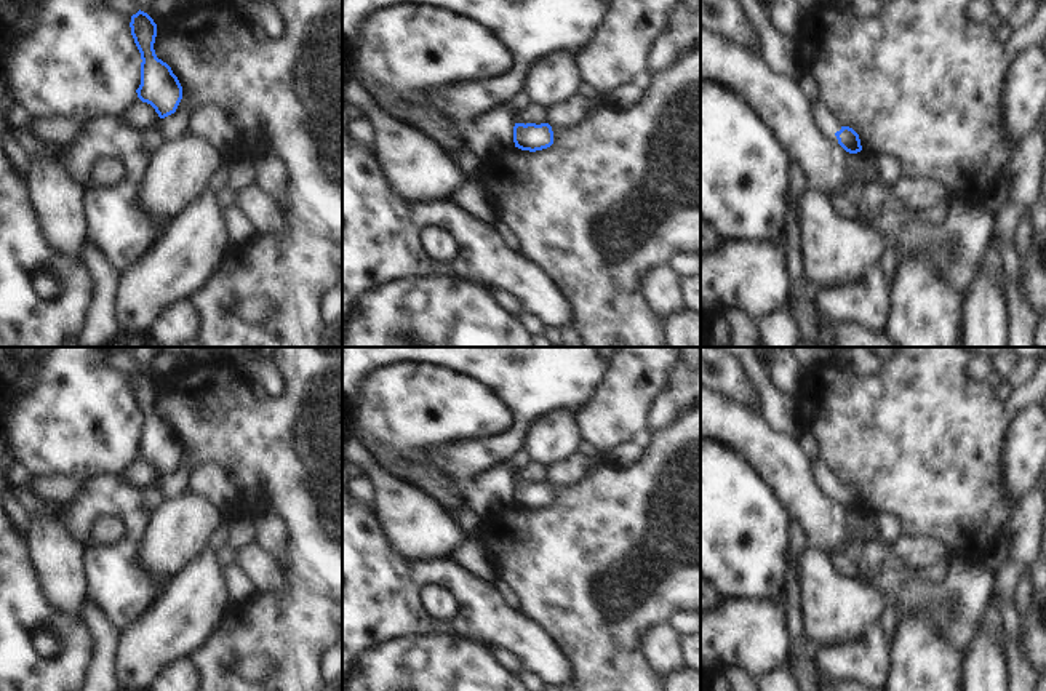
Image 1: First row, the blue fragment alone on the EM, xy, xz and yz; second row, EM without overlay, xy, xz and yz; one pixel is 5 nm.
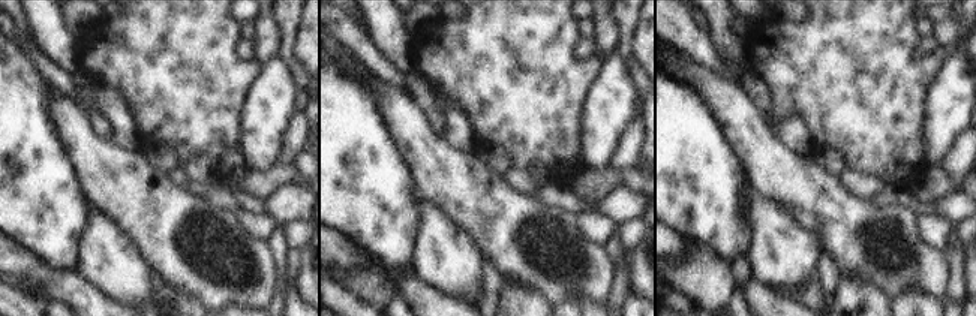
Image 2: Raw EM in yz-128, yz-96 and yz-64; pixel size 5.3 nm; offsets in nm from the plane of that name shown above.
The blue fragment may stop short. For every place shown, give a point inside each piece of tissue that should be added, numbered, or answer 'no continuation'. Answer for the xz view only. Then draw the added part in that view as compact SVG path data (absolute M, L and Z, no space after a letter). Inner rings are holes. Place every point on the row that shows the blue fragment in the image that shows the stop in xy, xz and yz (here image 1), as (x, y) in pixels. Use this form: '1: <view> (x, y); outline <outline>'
no continuation

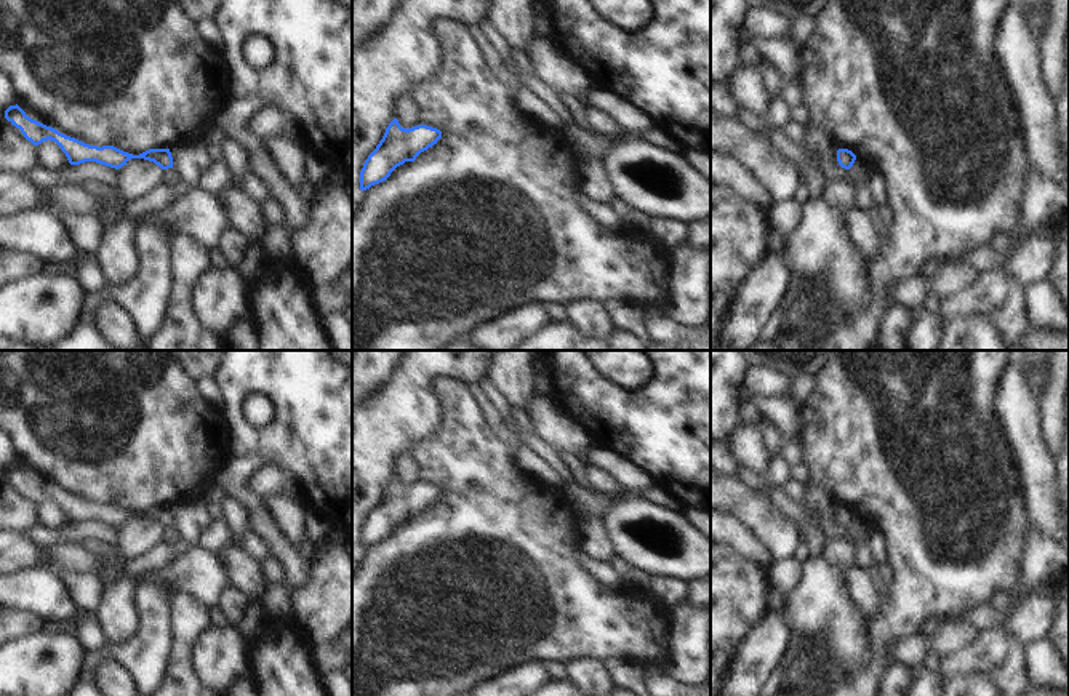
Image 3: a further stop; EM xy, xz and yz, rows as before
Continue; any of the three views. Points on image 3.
1: xy (189, 162); outline M205 142L197 146L174 146L170 152L173 157L173 170L178 173L181 182L189 187L197 187L200 176L211 165Z

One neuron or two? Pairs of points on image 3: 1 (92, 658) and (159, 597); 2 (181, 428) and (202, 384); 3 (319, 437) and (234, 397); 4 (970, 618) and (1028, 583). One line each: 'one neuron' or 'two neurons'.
1: one neuron
2: two neurons
3: one neuron
4: one neuron

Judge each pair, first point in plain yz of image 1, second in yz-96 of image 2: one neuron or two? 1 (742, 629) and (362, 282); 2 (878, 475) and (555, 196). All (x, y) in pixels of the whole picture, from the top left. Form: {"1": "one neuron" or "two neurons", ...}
{"1": "one neuron", "2": "two neurons"}

